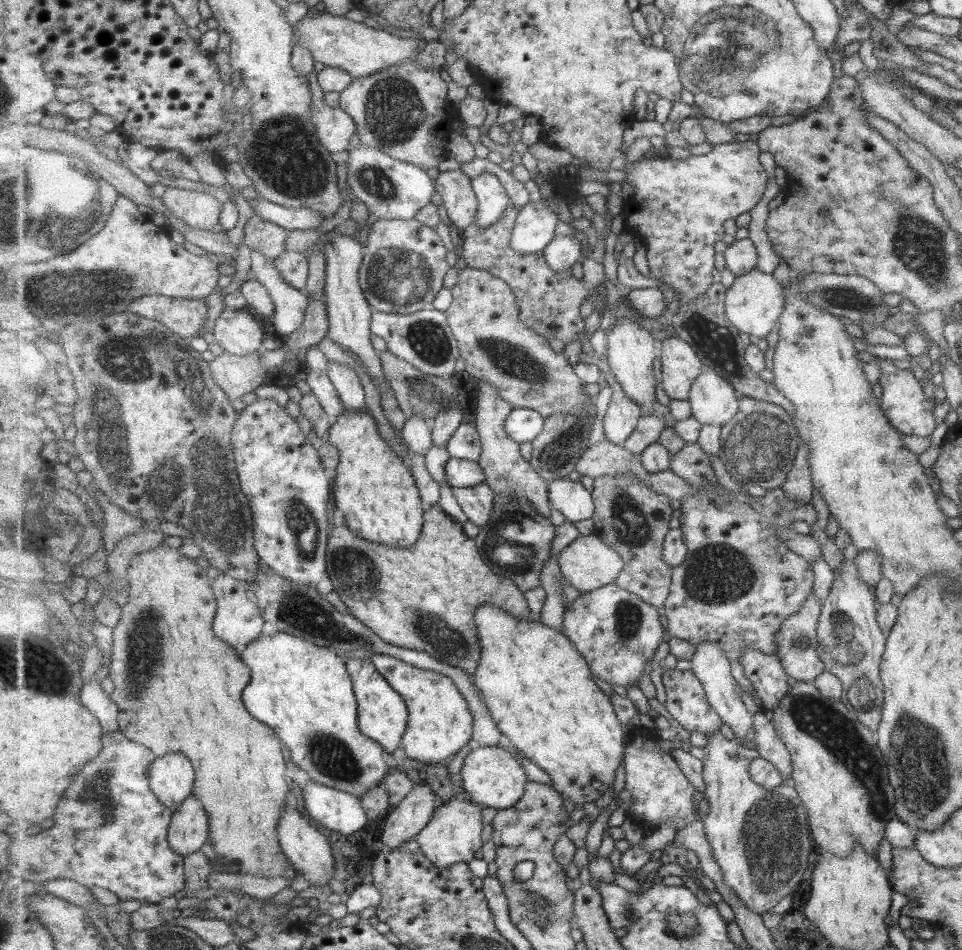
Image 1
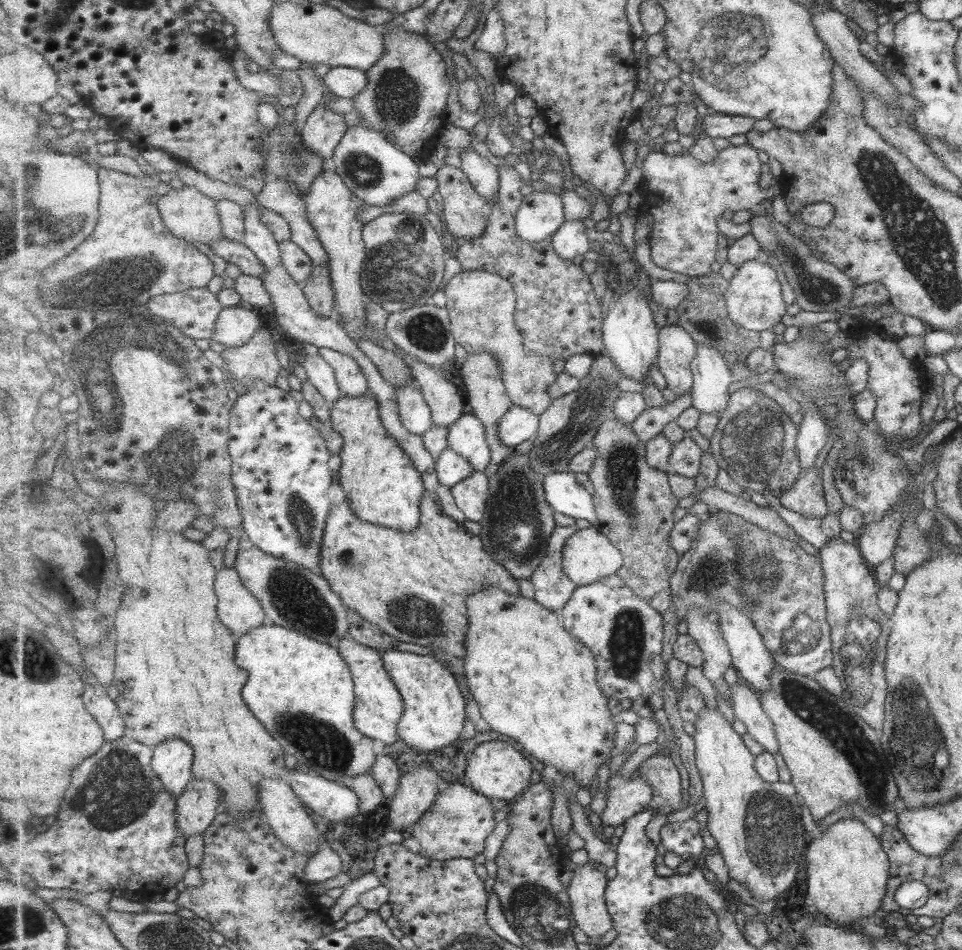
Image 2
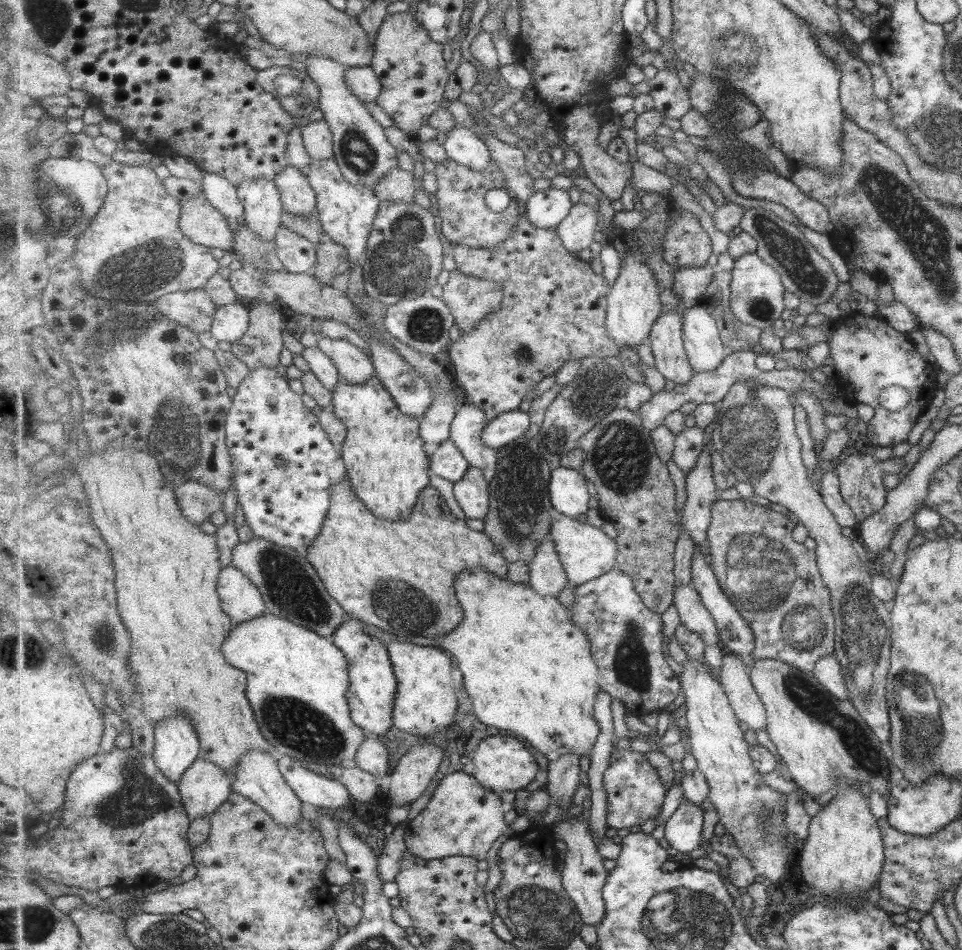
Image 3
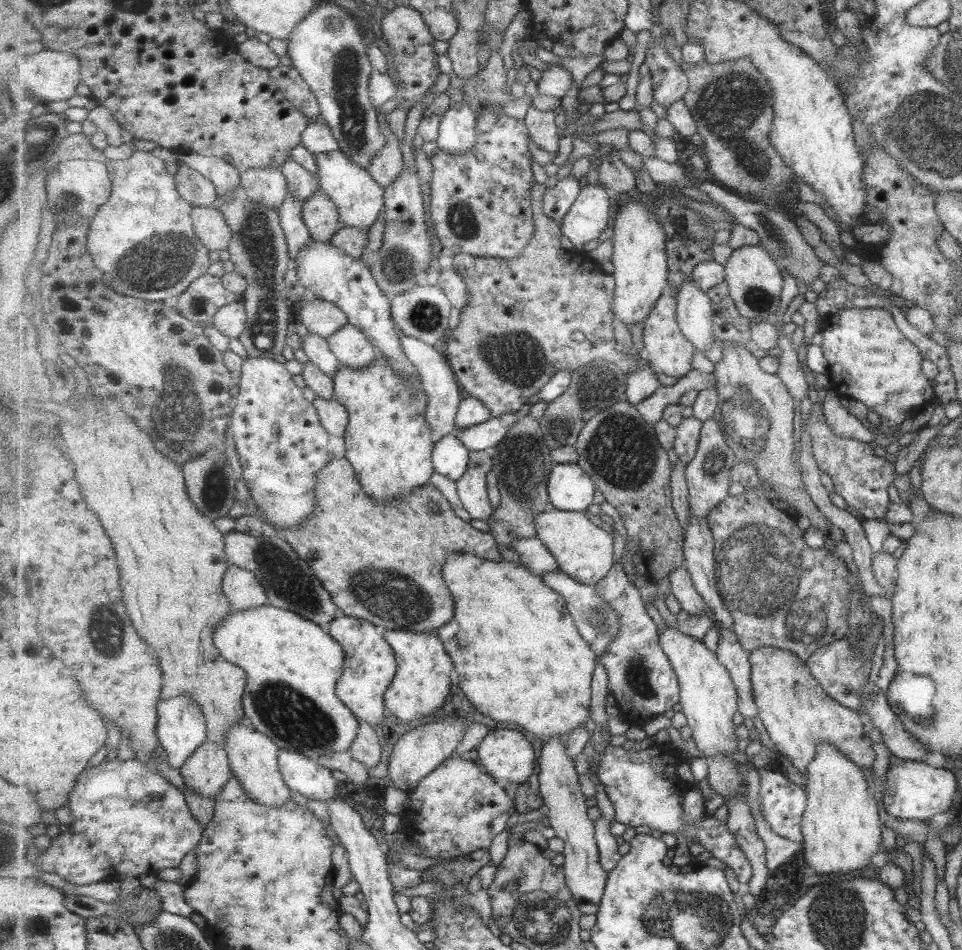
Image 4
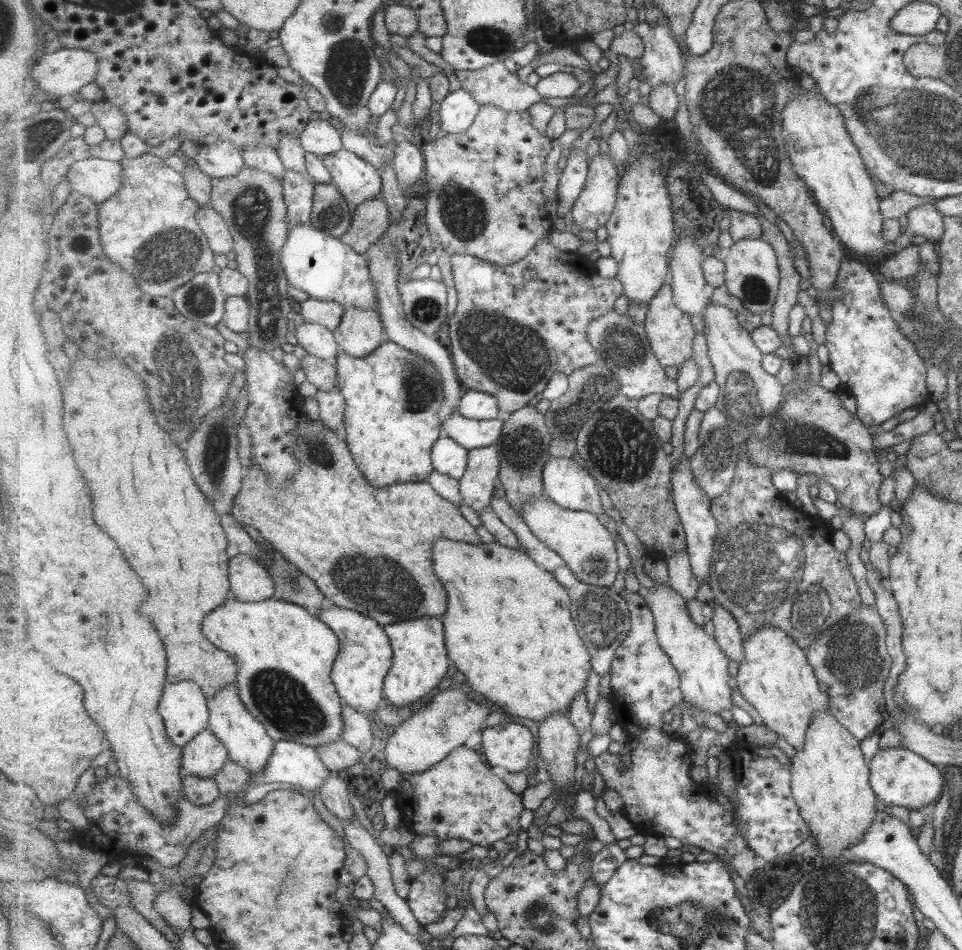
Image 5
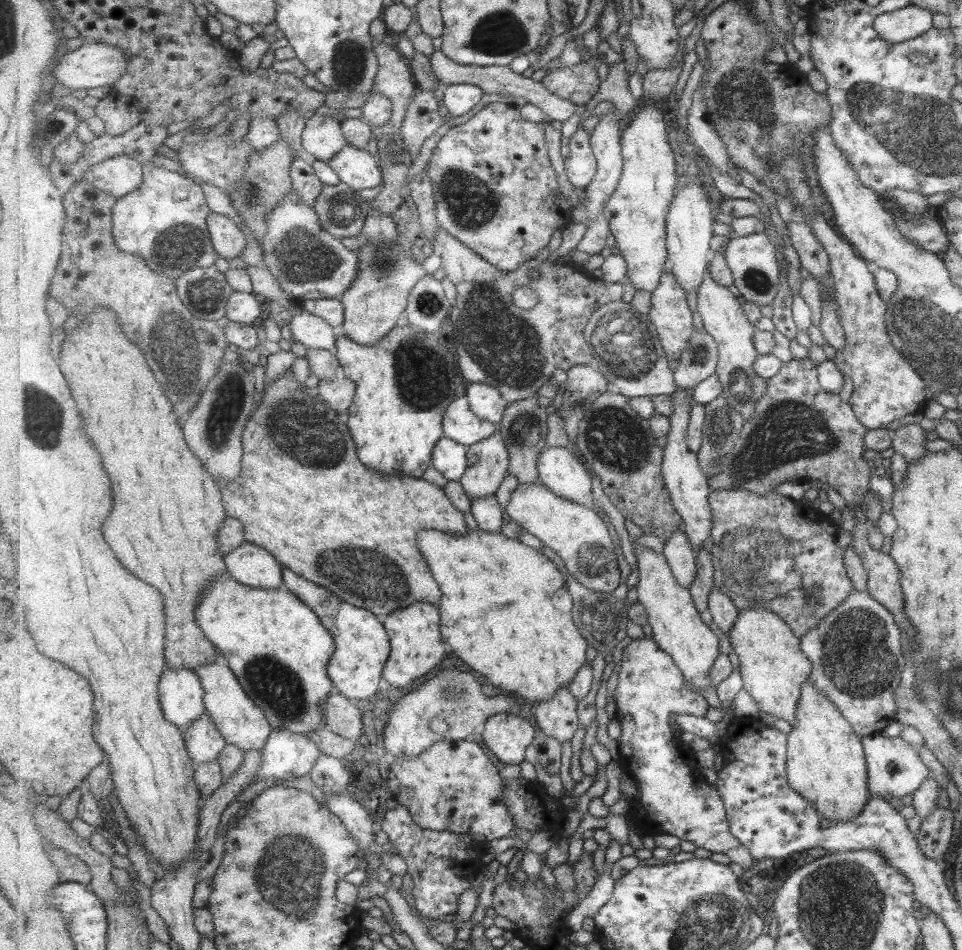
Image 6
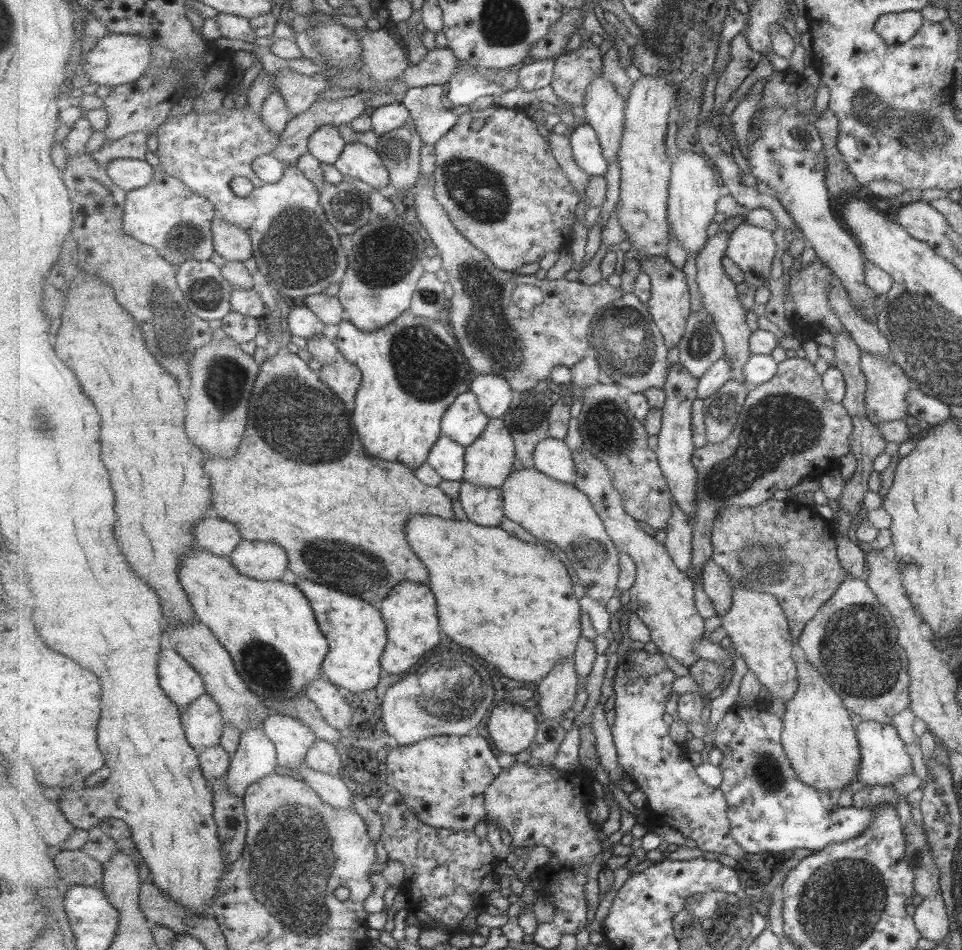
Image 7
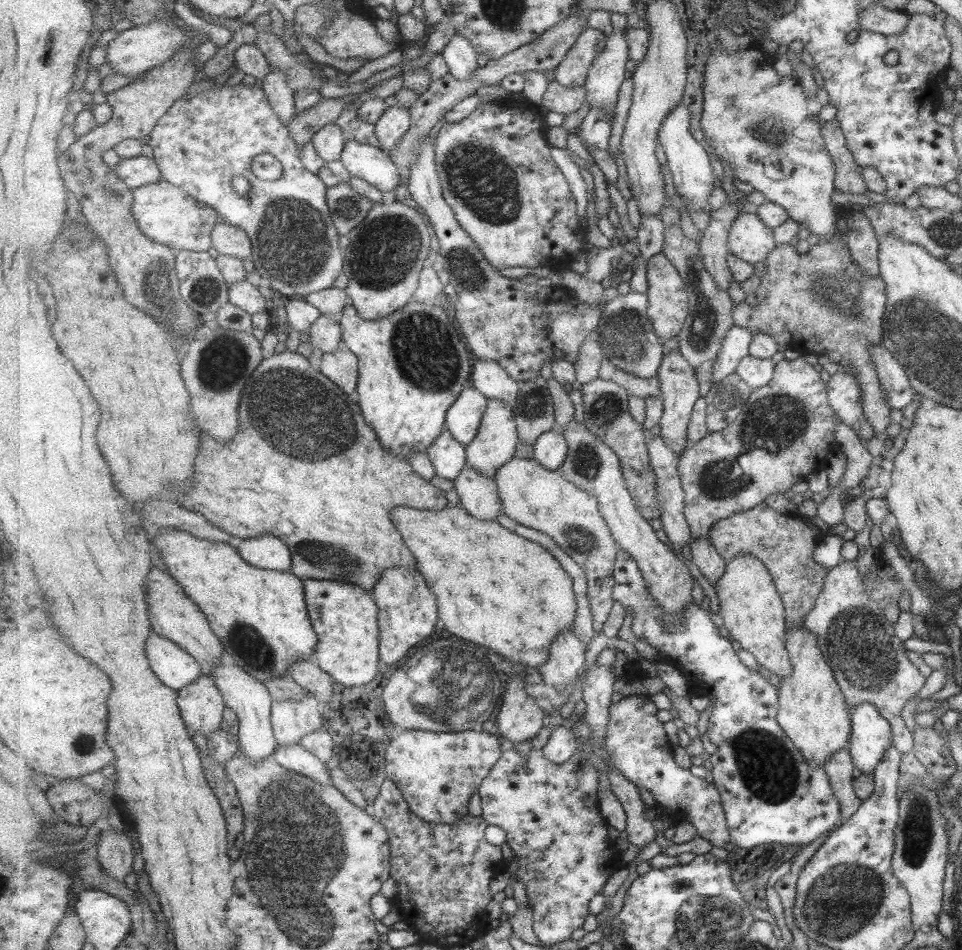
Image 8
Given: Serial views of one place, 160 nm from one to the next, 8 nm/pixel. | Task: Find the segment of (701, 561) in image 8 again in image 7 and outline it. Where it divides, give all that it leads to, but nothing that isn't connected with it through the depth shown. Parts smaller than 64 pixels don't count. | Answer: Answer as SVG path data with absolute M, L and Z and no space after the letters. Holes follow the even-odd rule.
M714 560L705 565L702 574L704 592L712 601L719 618L725 617L733 607L733 588L731 577Z

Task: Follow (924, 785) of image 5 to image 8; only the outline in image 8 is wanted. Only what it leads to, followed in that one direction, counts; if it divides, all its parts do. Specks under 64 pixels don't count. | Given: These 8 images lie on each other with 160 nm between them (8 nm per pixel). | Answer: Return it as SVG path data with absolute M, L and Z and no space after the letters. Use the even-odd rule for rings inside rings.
M862 702L854 710L850 710L850 722L848 753L850 754L852 765L862 774L873 774L874 768L883 760L888 746L893 743L893 731L890 724L879 715L877 707L873 706L870 702Z

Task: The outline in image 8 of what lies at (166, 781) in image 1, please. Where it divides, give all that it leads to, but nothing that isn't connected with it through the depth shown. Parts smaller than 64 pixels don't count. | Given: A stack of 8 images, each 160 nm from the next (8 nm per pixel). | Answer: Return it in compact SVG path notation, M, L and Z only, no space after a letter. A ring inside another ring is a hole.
M152 631L152 637L147 641L146 656L155 674L165 686L179 691L199 680L202 666L169 638Z

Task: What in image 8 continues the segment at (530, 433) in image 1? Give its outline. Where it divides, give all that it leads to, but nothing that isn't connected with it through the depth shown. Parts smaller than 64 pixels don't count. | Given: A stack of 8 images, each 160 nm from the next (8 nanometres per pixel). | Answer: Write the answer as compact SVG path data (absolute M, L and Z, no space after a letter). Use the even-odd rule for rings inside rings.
M465 390L447 413L446 428L465 446L478 436L488 398L477 390Z

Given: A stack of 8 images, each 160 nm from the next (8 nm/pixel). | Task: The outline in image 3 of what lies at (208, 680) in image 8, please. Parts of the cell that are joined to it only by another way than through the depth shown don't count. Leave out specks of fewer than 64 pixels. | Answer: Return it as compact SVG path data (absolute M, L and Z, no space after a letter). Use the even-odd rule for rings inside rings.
M199 758L178 783L190 820L211 816L231 796L233 777L205 758Z

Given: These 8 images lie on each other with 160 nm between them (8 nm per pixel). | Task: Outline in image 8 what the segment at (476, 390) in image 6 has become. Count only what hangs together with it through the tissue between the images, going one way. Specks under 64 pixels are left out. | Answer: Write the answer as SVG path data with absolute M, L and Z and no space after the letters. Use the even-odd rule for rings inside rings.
M477 358L472 380L475 389L488 399L498 398L511 407L517 404L520 392L518 381L511 378L498 362Z

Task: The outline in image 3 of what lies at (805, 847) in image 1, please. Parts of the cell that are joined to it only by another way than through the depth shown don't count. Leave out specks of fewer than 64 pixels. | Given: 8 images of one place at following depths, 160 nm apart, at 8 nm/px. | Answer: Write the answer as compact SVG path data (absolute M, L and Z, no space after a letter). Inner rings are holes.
M699 660L683 663L682 688L686 698L687 730L690 732L692 742L692 756L697 760L697 768L705 774L710 786L710 802L714 805L719 816L720 824L738 843L742 853L749 858L751 865L758 874L762 874L769 885L783 882L783 876L789 866L789 858L794 856L793 850L788 851L789 844L797 844L795 835L790 833L786 823L786 796L778 790L767 786L765 778L761 776L754 758L750 754L751 747L745 740L745 732L739 728L739 718L735 715L731 706L730 697L726 693L725 686L710 673L711 666L699 662Z

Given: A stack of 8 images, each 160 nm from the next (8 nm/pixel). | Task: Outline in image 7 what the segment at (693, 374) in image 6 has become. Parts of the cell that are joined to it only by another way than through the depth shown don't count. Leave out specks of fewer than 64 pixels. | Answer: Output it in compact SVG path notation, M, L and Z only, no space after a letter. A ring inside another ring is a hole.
M703 303L697 312L693 312L688 320L686 333L678 346L679 362L695 375L701 378L708 370L725 356L725 343L721 333L717 330L714 318L704 309Z

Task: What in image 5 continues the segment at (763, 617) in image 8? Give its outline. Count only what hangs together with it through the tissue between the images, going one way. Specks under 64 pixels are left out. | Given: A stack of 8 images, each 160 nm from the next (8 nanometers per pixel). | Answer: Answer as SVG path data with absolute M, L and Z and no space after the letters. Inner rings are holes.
M763 627L744 639L743 663L739 666L736 681L743 697L758 711L764 724L784 738L796 751L803 750L807 742L807 731L815 719L815 713L830 710L830 699L819 686L814 667L811 666L806 651L799 647L791 635L779 627Z

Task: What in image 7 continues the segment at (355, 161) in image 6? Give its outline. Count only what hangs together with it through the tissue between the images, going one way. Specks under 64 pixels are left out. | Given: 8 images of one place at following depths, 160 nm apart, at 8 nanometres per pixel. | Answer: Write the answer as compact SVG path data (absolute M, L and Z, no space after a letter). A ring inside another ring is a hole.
M347 143L334 165L343 175L358 179L373 188L385 188L391 183L391 174L376 148L365 143Z

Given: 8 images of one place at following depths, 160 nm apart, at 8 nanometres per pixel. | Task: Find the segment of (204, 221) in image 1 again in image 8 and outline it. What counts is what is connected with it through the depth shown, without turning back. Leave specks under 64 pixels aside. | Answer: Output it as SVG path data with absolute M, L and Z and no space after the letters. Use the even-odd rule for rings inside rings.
M220 221L213 230L214 249L221 255L231 255L240 259L251 258L252 239L245 230L230 223Z

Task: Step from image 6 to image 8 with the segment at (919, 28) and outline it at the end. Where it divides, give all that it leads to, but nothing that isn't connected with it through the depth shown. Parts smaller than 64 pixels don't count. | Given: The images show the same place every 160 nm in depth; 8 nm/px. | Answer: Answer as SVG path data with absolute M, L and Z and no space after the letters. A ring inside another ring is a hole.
M870 4L858 16L860 29L880 35L897 36L909 21L906 12L887 10L880 4Z

